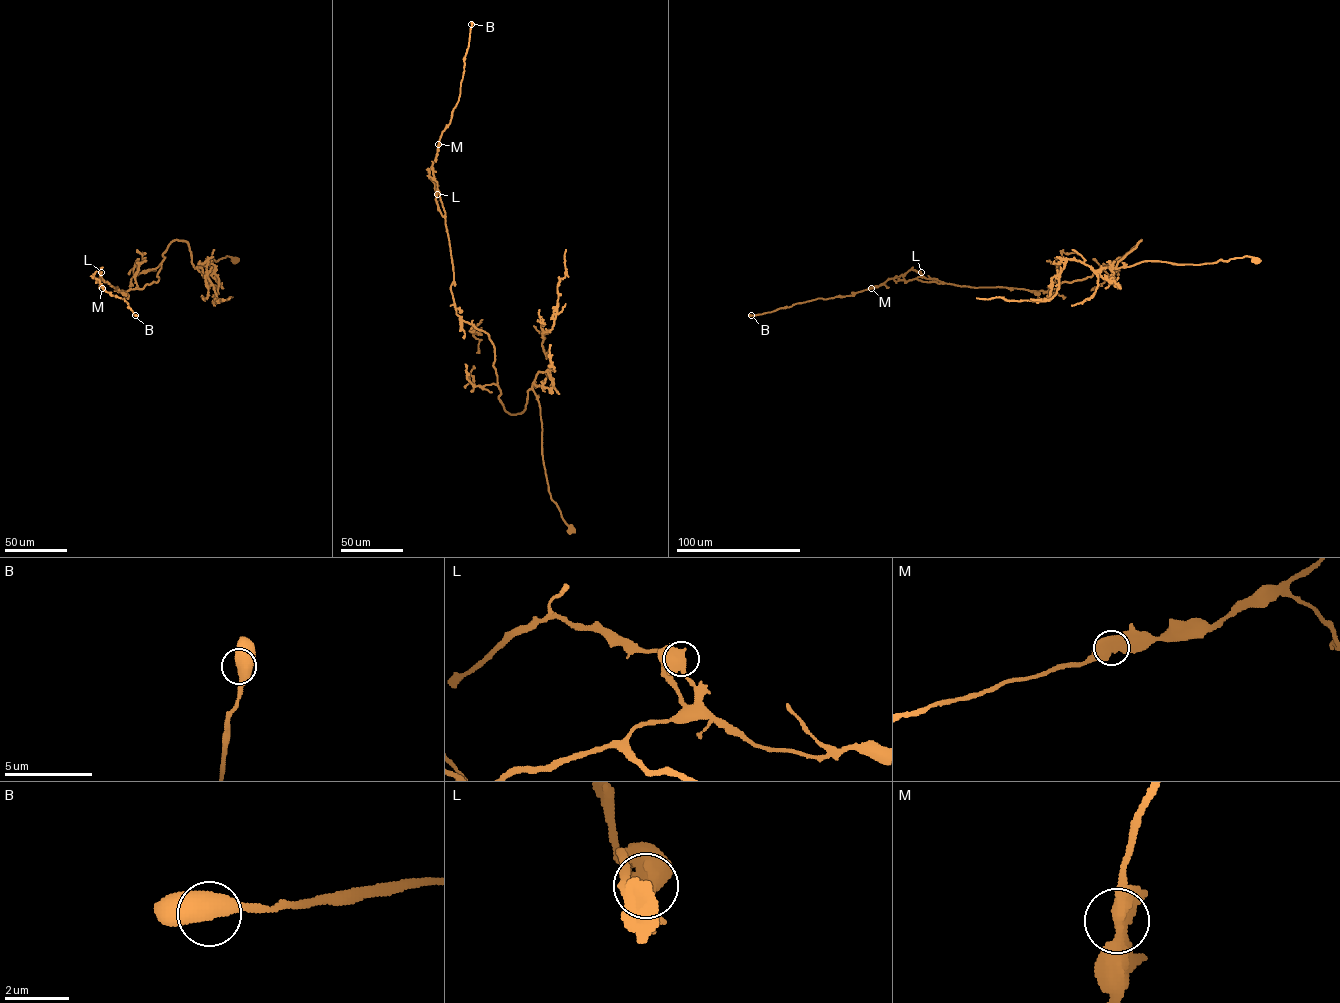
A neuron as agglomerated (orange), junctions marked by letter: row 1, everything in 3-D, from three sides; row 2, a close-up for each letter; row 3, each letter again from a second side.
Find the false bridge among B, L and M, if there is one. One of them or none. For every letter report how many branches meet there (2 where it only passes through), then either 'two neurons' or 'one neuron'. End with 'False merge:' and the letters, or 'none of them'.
B: branches 2; one neuron
L: branches 2; one neuron
M: branches 2; one neuron
False merge: none of them

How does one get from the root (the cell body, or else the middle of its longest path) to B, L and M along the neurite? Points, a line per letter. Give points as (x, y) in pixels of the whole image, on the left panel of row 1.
B: (235, 260), (226, 256), (196, 268), (188, 244), (174, 240), (157, 282), (123, 291), (96, 278), (135, 315)
L: (235, 260), (196, 268), (188, 244), (174, 240), (158, 281), (142, 288), (119, 291), (101, 272)
M: (235, 260), (226, 256), (196, 268), (188, 244), (174, 240), (157, 282), (123, 291), (96, 278), (102, 288)

